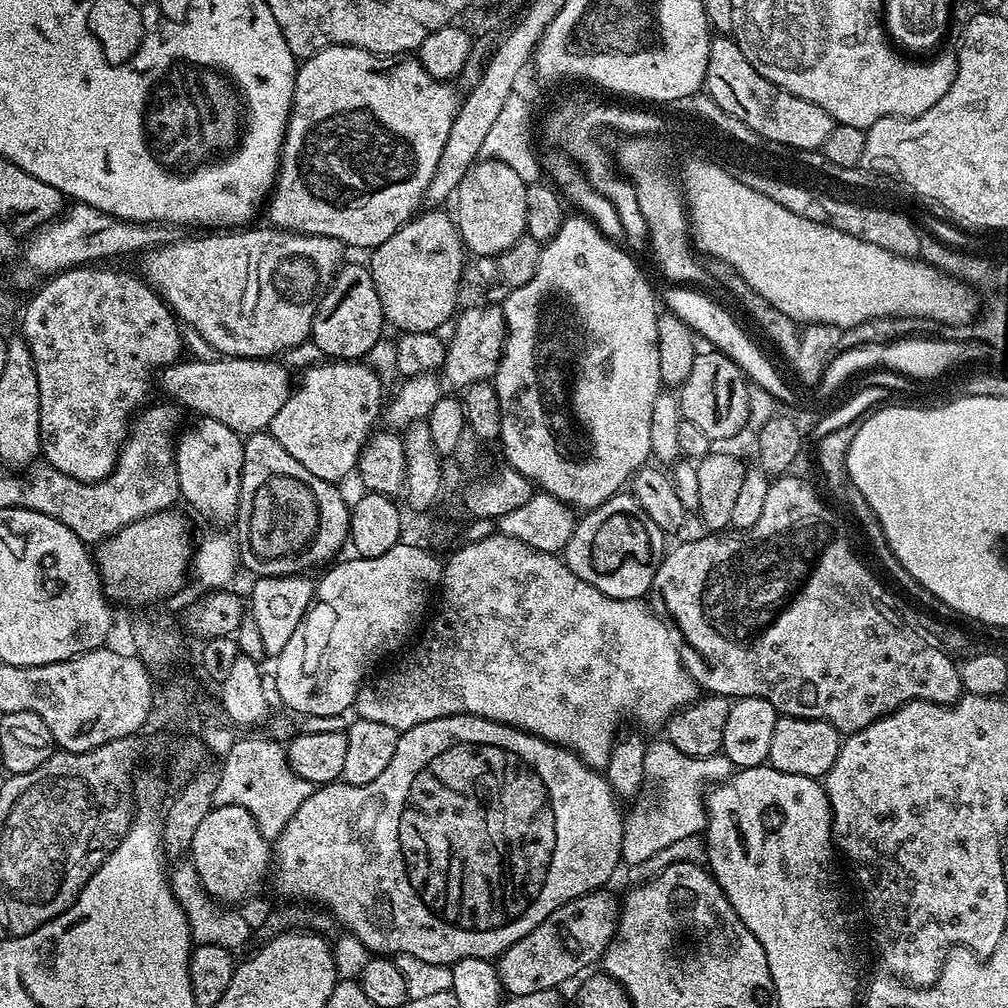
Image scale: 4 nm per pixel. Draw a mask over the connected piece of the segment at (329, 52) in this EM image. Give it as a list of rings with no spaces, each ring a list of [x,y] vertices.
[[[349,44],[330,46],[318,54],[307,57],[297,67],[294,82],[292,109],[288,114],[288,125],[284,130],[284,144],[280,148],[280,168],[276,171],[276,187],[266,201],[267,223],[273,228],[283,228],[286,232],[300,232],[304,236],[325,236],[339,240],[341,245],[371,250],[378,247],[390,234],[394,234],[407,220],[417,215],[418,207],[424,199],[426,186],[438,170],[438,158],[442,158],[442,149],[446,138],[450,138],[450,126],[458,109],[458,96],[451,83],[426,74],[419,59],[412,54],[378,56],[361,48],[351,48]]]

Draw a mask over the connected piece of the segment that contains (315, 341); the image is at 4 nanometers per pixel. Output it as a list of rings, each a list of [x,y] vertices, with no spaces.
[[[363,263],[347,264],[336,269],[332,283],[325,288],[312,319],[310,344],[329,361],[363,361],[371,347],[385,335],[384,311],[382,302],[378,302],[378,290],[374,290],[372,273]]]

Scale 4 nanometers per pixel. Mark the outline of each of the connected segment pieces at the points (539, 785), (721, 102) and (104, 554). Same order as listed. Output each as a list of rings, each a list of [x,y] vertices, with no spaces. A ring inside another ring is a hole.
[[[443,716],[430,722],[422,722],[422,726],[414,726],[410,730],[401,732],[400,741],[394,750],[394,758],[390,758],[390,766],[386,766],[386,770],[382,770],[382,774],[378,774],[378,778],[374,778],[374,782],[366,782],[363,786],[354,786],[343,782],[321,784],[312,791],[310,798],[306,798],[306,802],[302,802],[302,806],[298,806],[298,814],[294,814],[294,818],[290,818],[290,822],[286,822],[286,830],[282,830],[282,834],[277,836],[274,841],[274,880],[276,876],[277,890],[289,901],[315,902],[327,908],[347,931],[349,928],[356,935],[358,943],[365,944],[369,948],[369,953],[410,954],[425,962],[447,966],[454,965],[462,958],[480,958],[491,961],[493,958],[499,958],[510,946],[514,946],[514,942],[518,942],[518,938],[526,938],[526,934],[530,934],[530,930],[534,930],[534,926],[538,926],[538,922],[550,918],[550,914],[554,914],[554,910],[558,910],[558,906],[579,896],[585,896],[587,892],[603,889],[607,885],[604,883],[615,874],[616,864],[621,863],[620,851],[622,850],[625,813],[620,812],[620,807],[622,807],[621,801],[617,799],[612,787],[608,784],[607,775],[601,774],[589,764],[583,764],[568,748],[551,744],[542,738],[531,736],[528,732],[487,720],[481,716]]]
[[[728,34],[712,36],[710,54],[706,62],[704,88],[707,95],[727,115],[732,115],[740,122],[746,122],[752,131],[762,138],[799,151],[814,151],[823,149],[826,138],[833,126],[832,117],[822,110],[822,106],[814,106],[814,102],[806,102],[802,98],[783,92],[777,84],[772,84],[742,54],[735,39]]]
[[[169,510],[167,512],[155,512],[150,514],[146,518],[142,518],[138,522],[130,522],[130,526],[126,526],[122,530],[118,530],[112,536],[109,536],[107,540],[101,540],[98,547],[94,552],[94,559],[96,561],[96,568],[100,571],[100,580],[104,584],[104,594],[108,597],[109,601],[120,604],[150,604],[154,600],[164,600],[167,596],[172,596],[180,587],[184,584],[184,579],[189,579],[190,565],[194,555],[193,541],[188,541],[188,528],[184,525],[182,517],[176,513],[176,510]]]

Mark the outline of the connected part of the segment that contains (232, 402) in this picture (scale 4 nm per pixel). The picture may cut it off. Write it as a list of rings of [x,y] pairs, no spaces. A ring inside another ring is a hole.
[[[230,356],[217,358],[212,361],[184,358],[163,369],[158,376],[158,384],[164,387],[164,392],[169,401],[175,402],[181,409],[196,412],[197,417],[209,416],[222,426],[230,426],[230,430],[241,434],[262,432],[267,429],[269,422],[286,406],[286,398],[294,390],[294,380],[288,377],[288,372],[272,358],[241,358]]]

